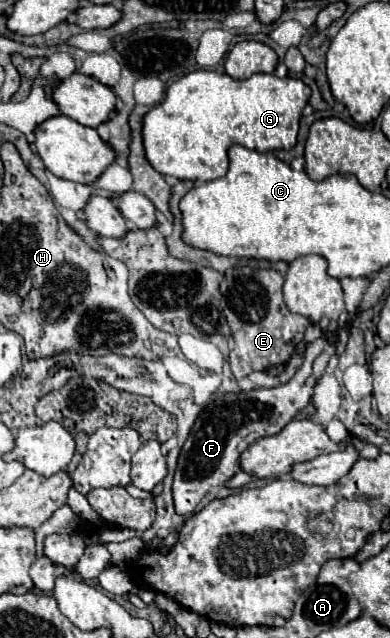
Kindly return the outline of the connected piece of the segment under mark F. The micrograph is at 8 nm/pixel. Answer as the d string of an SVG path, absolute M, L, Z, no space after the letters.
M317 338L307 346L301 368L287 384L279 384L275 388L255 388L249 392L223 394L221 398L217 398L215 402L207 404L201 410L199 418L195 420L195 426L191 428L187 442L181 448L181 456L175 472L173 500L175 500L175 510L179 514L191 514L199 504L199 500L211 488L225 484L229 478L233 478L239 472L239 458L253 442L265 436L279 434L285 428L285 424L291 422L295 414L311 402L313 386L325 372L327 362L333 354L335 354L335 346L329 344L325 338Z

